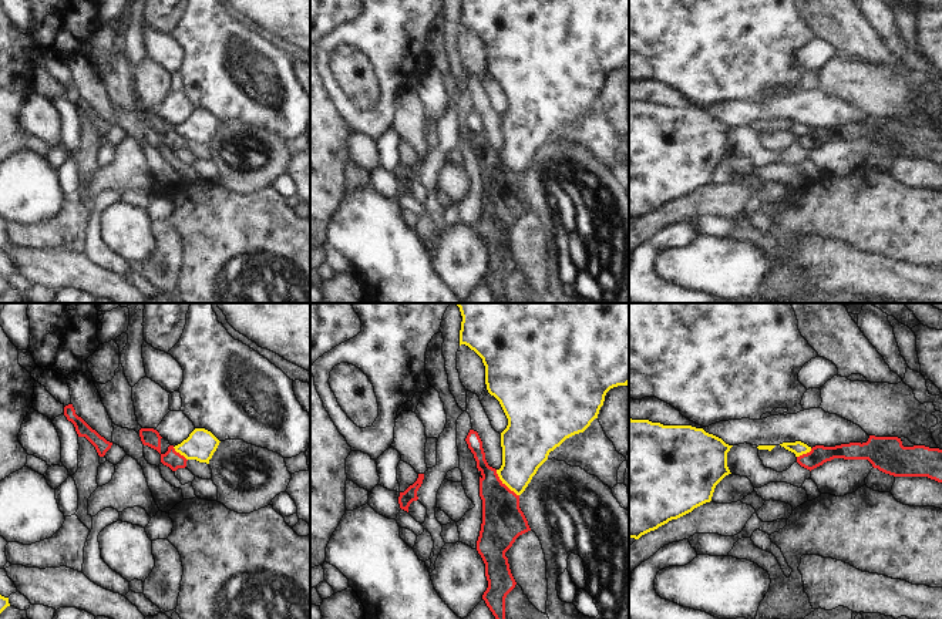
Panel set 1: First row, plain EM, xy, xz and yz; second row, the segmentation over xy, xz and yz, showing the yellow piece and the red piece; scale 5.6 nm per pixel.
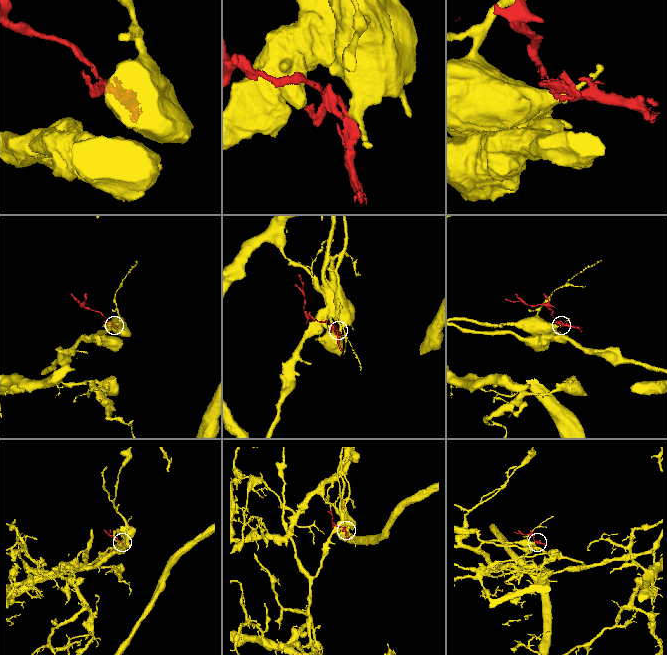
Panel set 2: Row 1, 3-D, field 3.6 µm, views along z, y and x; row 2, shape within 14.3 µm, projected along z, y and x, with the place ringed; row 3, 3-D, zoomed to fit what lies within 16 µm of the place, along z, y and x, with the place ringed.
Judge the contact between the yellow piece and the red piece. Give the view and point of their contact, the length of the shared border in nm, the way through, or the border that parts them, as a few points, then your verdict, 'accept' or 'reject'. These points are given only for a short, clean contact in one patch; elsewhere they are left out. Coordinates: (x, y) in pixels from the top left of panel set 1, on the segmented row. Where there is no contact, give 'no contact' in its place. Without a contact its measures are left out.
meets yellow in xz at (505, 484); contact 200 nm long; border along xz (495, 470), (497, 475), (518, 495); reject

